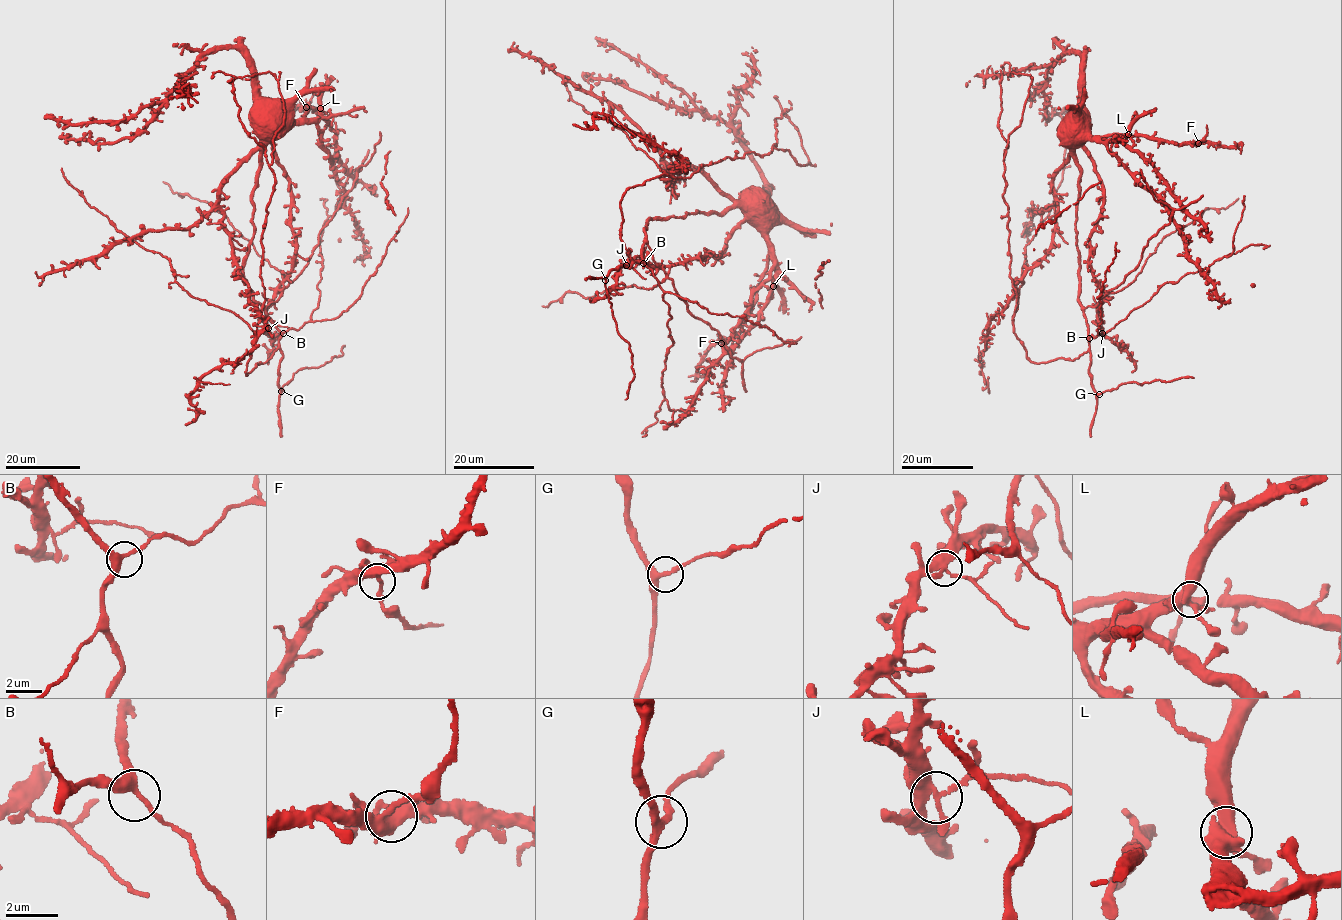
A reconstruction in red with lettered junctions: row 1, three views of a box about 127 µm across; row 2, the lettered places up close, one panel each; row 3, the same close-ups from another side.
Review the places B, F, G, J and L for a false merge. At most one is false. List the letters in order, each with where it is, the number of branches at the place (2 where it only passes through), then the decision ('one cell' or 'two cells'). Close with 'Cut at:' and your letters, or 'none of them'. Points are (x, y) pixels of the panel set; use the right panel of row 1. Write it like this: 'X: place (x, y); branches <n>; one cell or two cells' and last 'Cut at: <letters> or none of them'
B: place (1089, 338); branches 3; one cell
F: place (1198, 143); branches 4; one cell
G: place (1099, 394); branches 3; one cell
J: place (1102, 333); branches 4; two cells
L: place (1128, 134); branches 4; one cell
Cut at: J

